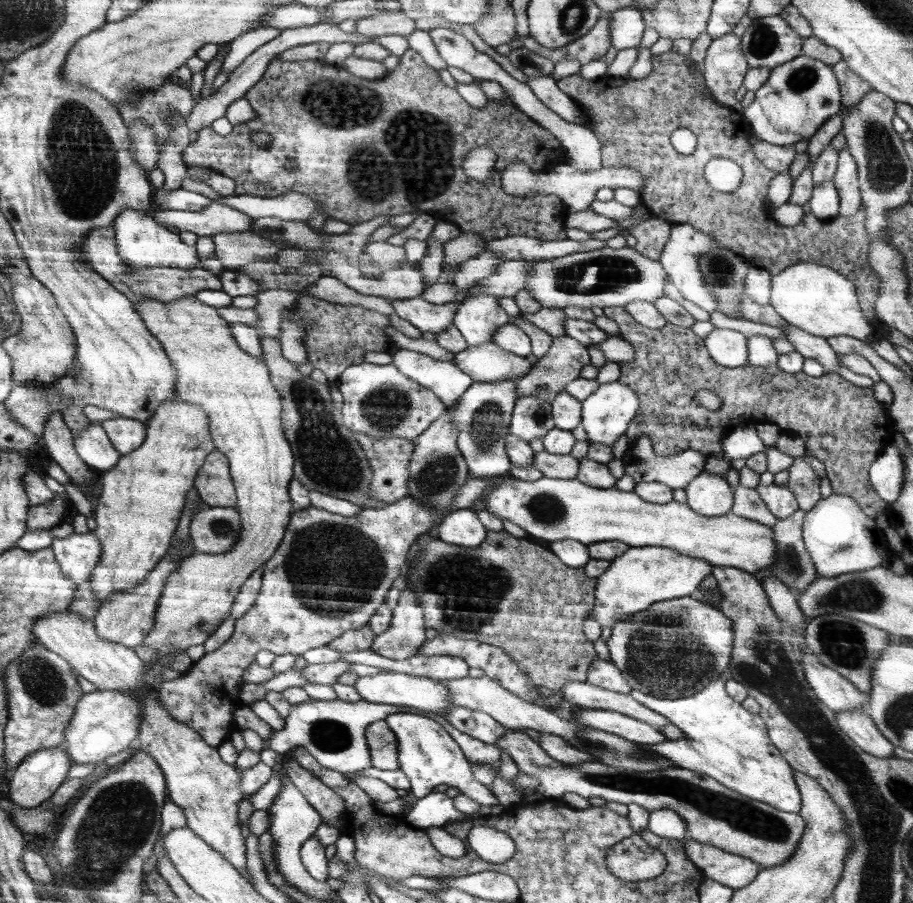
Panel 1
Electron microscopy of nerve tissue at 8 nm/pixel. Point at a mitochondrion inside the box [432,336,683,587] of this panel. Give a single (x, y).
(484, 430)

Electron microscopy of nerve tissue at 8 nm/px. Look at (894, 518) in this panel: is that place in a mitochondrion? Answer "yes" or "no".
no

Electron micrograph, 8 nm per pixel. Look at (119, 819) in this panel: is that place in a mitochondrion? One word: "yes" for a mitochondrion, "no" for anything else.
yes

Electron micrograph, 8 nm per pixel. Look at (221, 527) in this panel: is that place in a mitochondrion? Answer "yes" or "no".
yes

